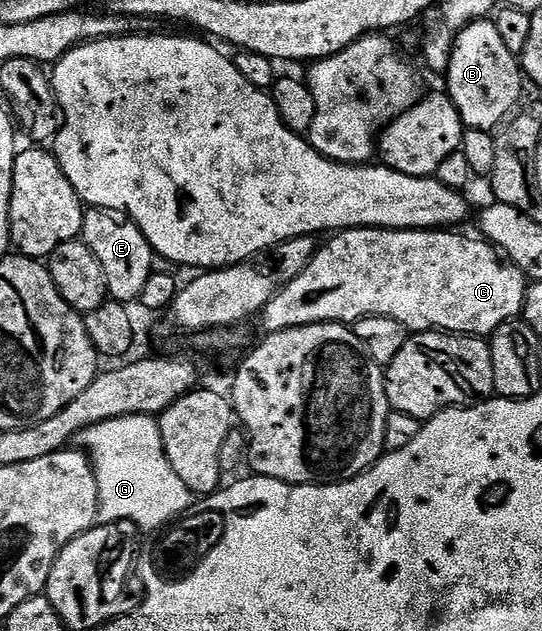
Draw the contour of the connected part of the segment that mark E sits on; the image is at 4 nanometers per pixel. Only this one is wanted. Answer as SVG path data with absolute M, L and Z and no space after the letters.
M88 207L84 211L80 237L85 247L94 255L94 259L98 259L106 275L109 298L121 303L139 302L142 287L154 271L152 244L146 239L146 235L142 235L139 227L125 213Z

